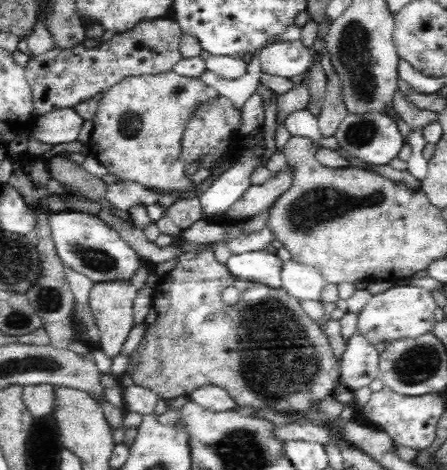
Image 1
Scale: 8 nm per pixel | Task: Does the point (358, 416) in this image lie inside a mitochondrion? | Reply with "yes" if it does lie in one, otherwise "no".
no

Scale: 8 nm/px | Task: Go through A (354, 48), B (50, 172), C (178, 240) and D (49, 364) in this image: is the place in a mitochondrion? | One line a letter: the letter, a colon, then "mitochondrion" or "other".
A: mitochondrion
B: other
C: other
D: mitochondrion

